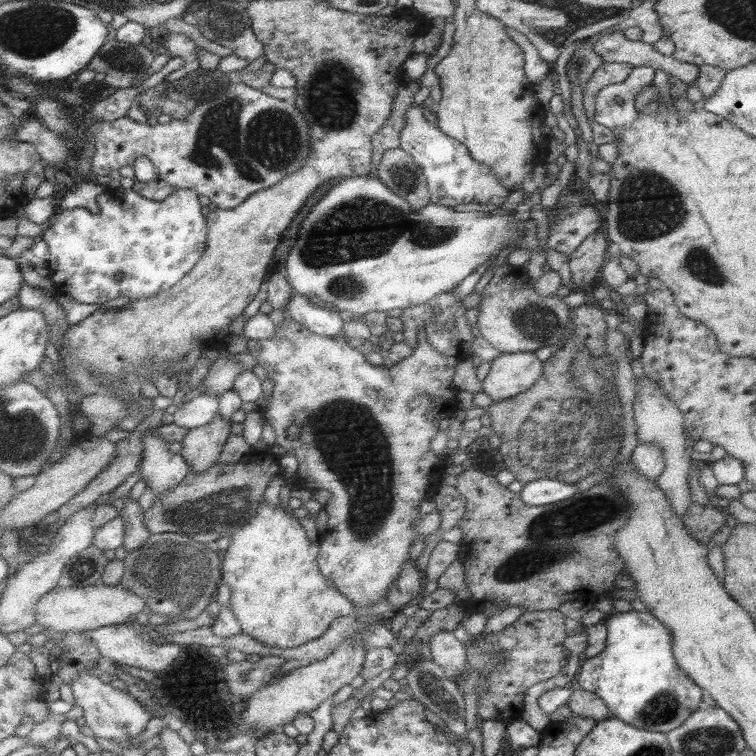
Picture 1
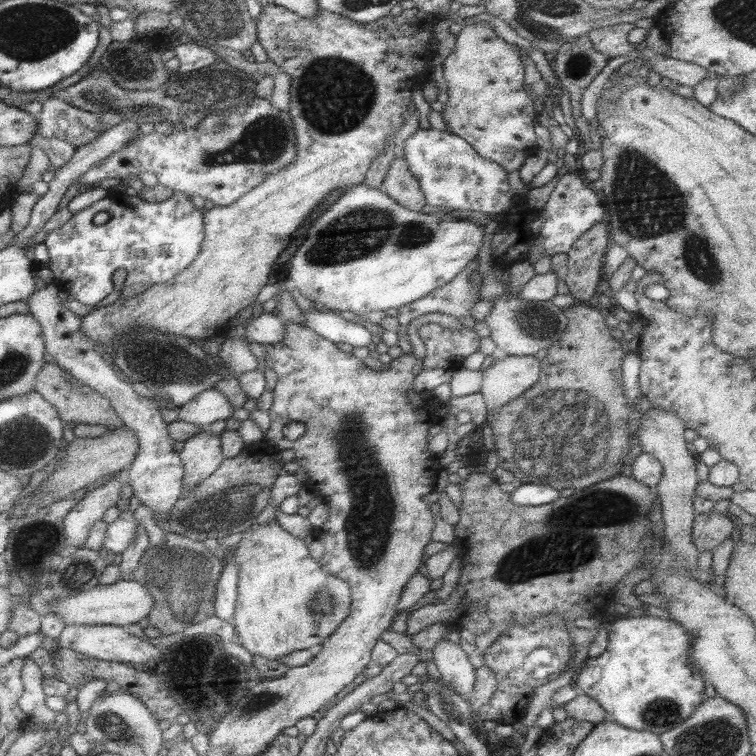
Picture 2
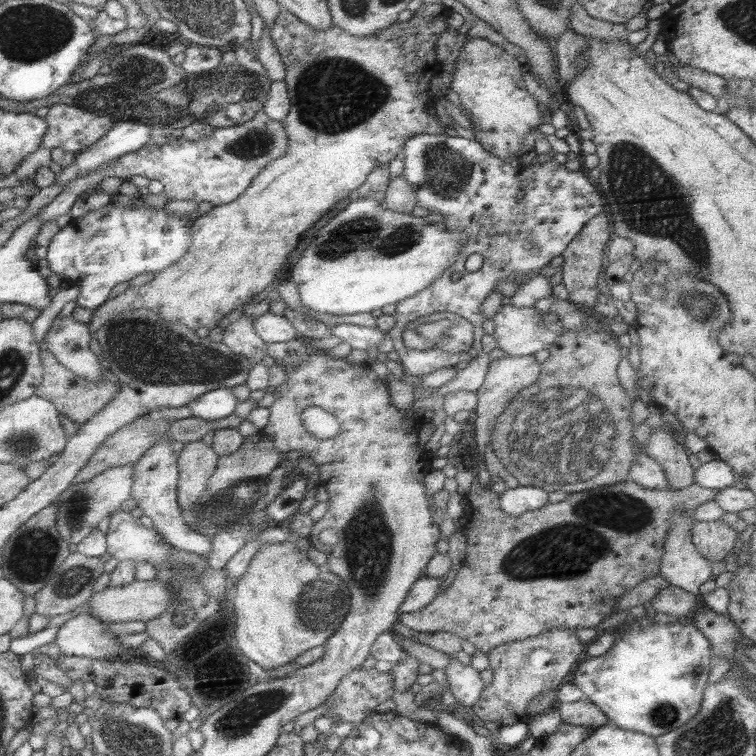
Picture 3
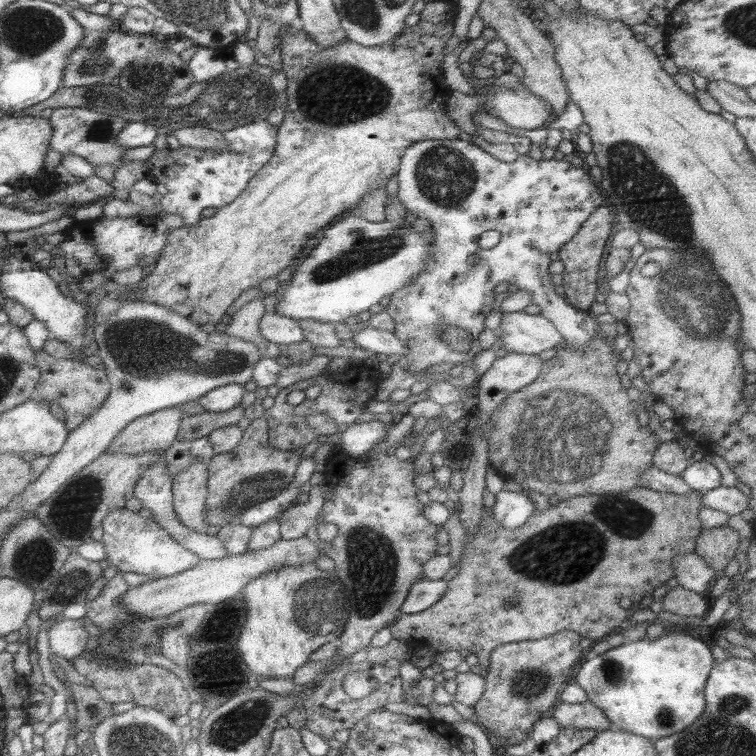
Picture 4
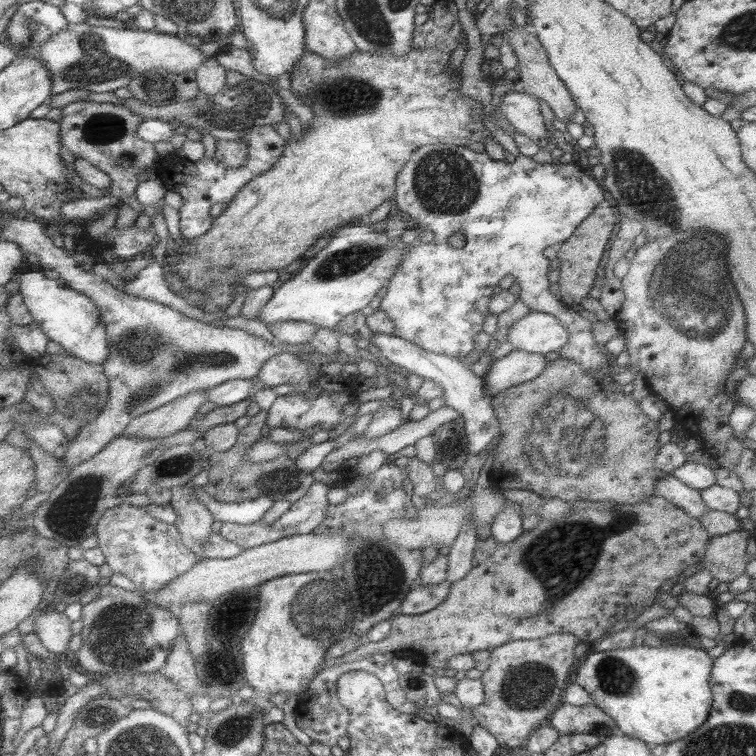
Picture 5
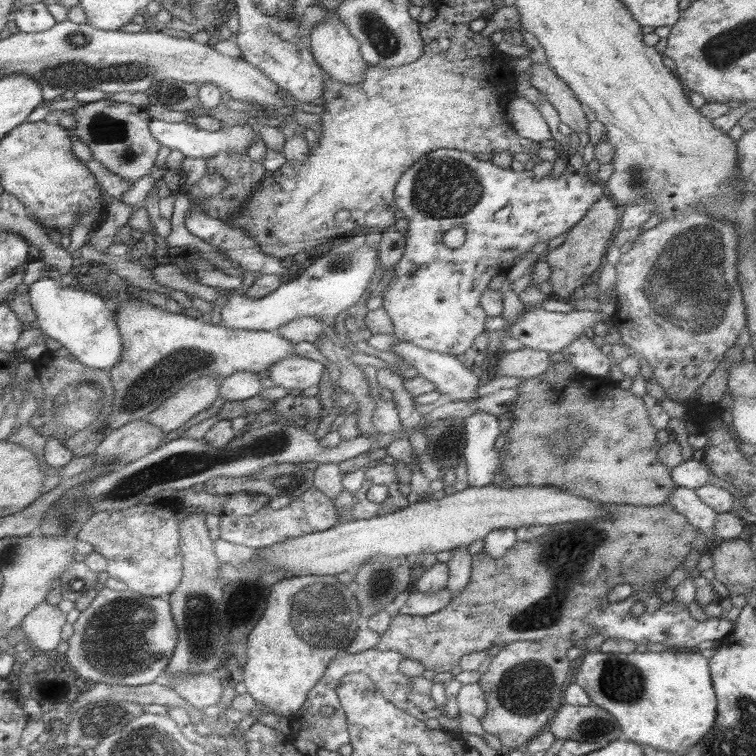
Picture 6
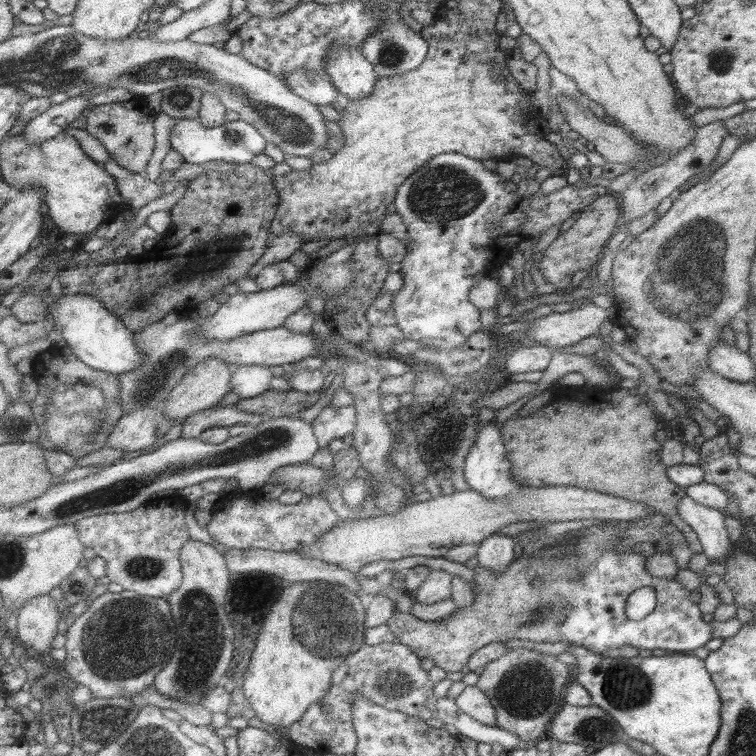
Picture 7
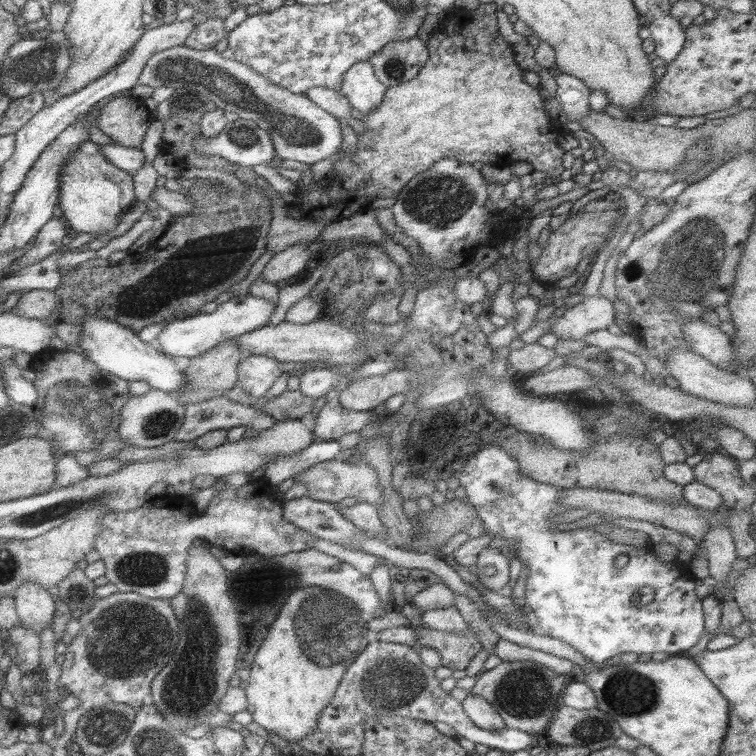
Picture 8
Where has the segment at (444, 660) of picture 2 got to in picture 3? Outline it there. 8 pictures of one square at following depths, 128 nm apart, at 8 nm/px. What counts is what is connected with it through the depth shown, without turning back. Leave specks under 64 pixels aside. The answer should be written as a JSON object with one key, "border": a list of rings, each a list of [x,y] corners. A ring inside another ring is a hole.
{"border":[[[456,657],[450,665],[444,669],[452,695],[458,701],[458,707],[472,707],[478,703],[481,693],[486,685],[482,681],[480,671],[476,671],[471,665],[461,664]]]}

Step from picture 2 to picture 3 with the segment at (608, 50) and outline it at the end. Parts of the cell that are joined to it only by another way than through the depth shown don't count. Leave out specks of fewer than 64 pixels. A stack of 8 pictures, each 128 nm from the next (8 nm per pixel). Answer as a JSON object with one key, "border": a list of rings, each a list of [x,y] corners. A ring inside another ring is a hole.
{"border":[[[574,1],[572,5],[570,29],[584,37],[594,37],[602,41],[622,41],[628,34],[625,23],[616,24],[592,18],[578,1]]]}

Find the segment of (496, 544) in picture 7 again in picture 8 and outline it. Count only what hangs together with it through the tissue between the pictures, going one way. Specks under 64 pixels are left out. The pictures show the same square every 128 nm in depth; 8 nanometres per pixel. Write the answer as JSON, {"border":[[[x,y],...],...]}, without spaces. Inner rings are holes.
{"border":[[[499,544],[488,546],[478,554],[477,578],[490,590],[498,592],[508,584],[510,579],[511,555],[499,551]]]}

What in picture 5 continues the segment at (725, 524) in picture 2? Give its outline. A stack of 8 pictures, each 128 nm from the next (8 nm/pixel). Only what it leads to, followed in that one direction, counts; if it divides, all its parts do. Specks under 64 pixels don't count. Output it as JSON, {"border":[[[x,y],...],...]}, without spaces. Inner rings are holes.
{"border":[[[744,529],[710,536],[701,561],[713,578],[730,583],[744,574],[749,562],[746,558],[749,536],[750,532]]]}

